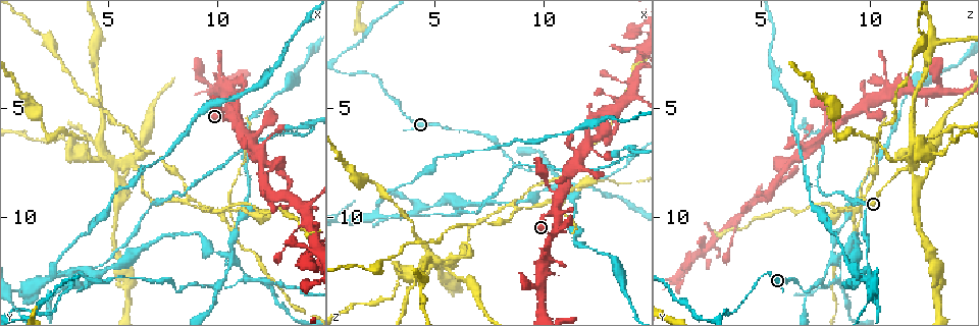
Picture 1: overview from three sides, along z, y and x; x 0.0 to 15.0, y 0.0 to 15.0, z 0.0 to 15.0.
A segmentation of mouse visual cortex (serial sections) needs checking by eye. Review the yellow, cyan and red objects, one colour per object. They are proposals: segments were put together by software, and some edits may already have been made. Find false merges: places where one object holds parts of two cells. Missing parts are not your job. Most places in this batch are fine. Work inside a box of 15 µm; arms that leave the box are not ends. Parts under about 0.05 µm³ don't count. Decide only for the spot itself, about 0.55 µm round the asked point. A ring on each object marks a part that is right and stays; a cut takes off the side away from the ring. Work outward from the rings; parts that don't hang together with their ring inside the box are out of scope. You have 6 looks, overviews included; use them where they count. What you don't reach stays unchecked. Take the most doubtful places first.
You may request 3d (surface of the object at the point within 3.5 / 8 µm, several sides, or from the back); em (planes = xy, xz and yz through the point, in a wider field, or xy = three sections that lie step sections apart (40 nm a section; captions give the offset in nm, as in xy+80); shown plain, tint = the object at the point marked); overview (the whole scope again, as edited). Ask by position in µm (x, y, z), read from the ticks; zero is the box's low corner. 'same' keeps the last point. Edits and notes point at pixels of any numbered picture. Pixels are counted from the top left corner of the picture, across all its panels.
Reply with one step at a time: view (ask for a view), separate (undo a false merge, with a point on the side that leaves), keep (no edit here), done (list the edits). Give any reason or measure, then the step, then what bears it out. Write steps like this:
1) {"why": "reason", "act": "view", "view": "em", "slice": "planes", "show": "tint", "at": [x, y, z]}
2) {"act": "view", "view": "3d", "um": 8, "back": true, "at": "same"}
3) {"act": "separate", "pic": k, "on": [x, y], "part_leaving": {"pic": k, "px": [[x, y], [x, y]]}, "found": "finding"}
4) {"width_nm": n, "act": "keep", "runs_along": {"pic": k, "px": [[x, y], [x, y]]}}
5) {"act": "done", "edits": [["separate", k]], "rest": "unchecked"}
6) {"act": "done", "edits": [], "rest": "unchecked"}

{"why": "sharp bend", "act": "view", "view": "3d", "um": 8, "at": [5.1, 7.4, 11.9]}

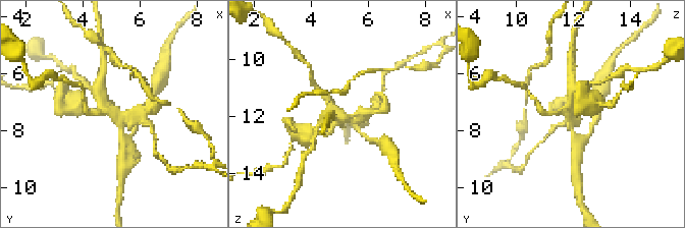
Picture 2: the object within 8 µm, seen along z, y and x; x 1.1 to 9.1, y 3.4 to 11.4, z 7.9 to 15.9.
{"act": "view", "view": "em", "slice": "xy", "step": 5, "show": "tint", "at": [5.0, 7.3, 11.9]}

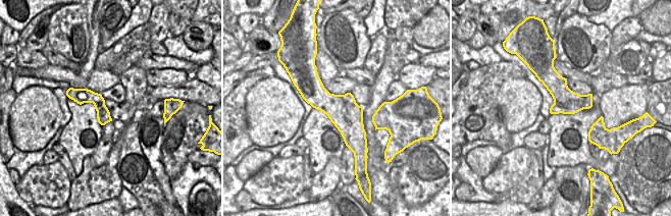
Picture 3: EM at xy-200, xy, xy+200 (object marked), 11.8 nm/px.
{"act": "separate", "pic": 2, "on": [122, 141], "part_leaving": {"pic": 2, "px": [[121, 119], [102, 101], [99, 83]]}, "found": "a second cell is stuck on"}

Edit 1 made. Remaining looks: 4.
{"why": "redraw", "act": "view", "view": "overview"}

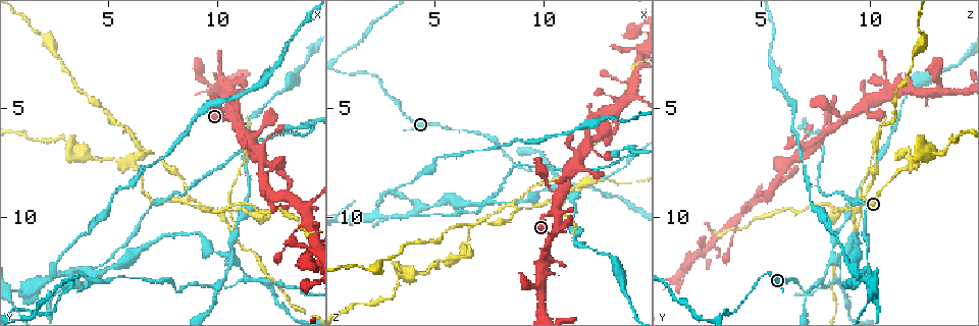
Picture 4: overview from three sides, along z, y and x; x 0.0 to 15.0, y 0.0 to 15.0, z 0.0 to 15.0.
{"act": "view", "view": "3d", "um": 3.5, "at": [8.1, 13.4, 7.1]}

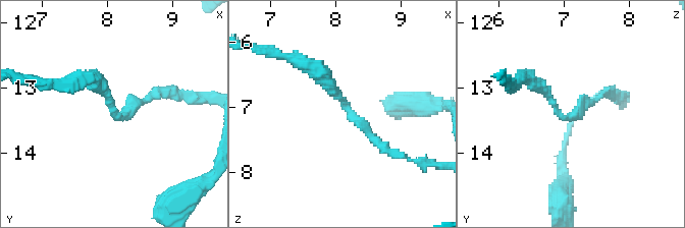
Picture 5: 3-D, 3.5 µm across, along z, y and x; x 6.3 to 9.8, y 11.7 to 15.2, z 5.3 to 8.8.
{"act": "view", "view": "em", "slice": "xy", "step": 2, "show": "tint", "at": [8.15, 13.45, 7.00]}

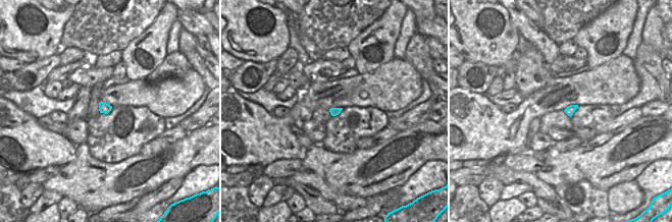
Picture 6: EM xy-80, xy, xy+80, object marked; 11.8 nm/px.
{"act": "keep", "runs_along": {"pic": 5, "px": [[316, 69], [351, 116], [388, 150]]}, "found": "one cell here"}

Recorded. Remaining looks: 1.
{"act": "done", "edits": [["separate", 2]], "rest": "unchecked"}

